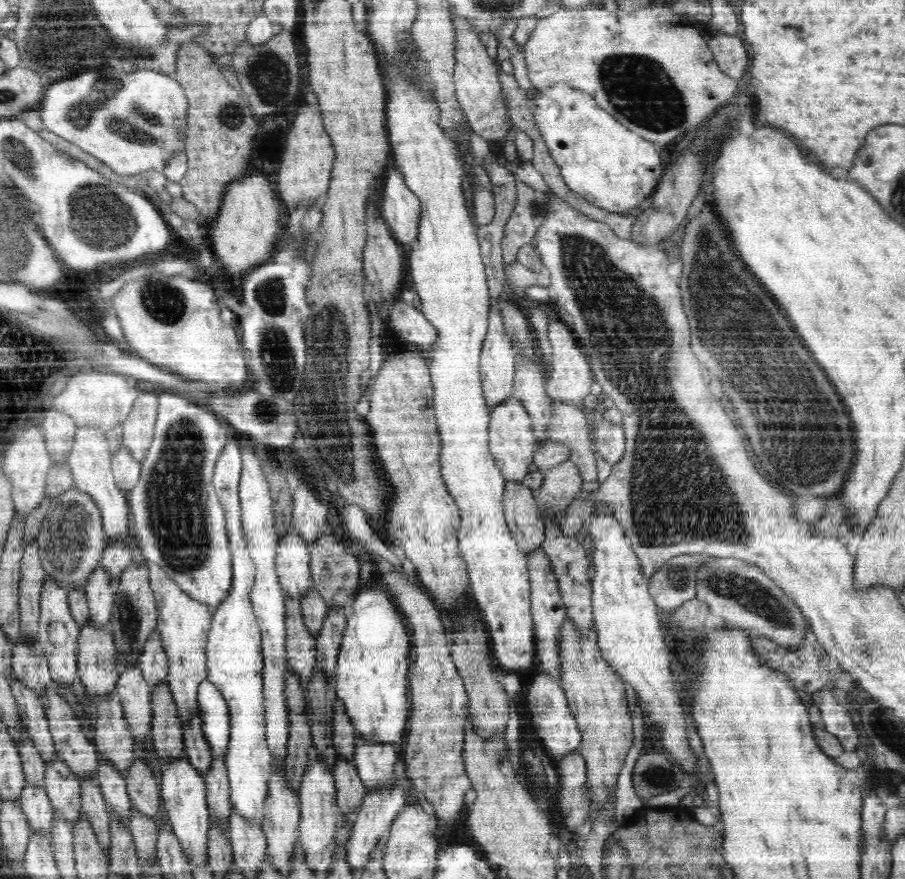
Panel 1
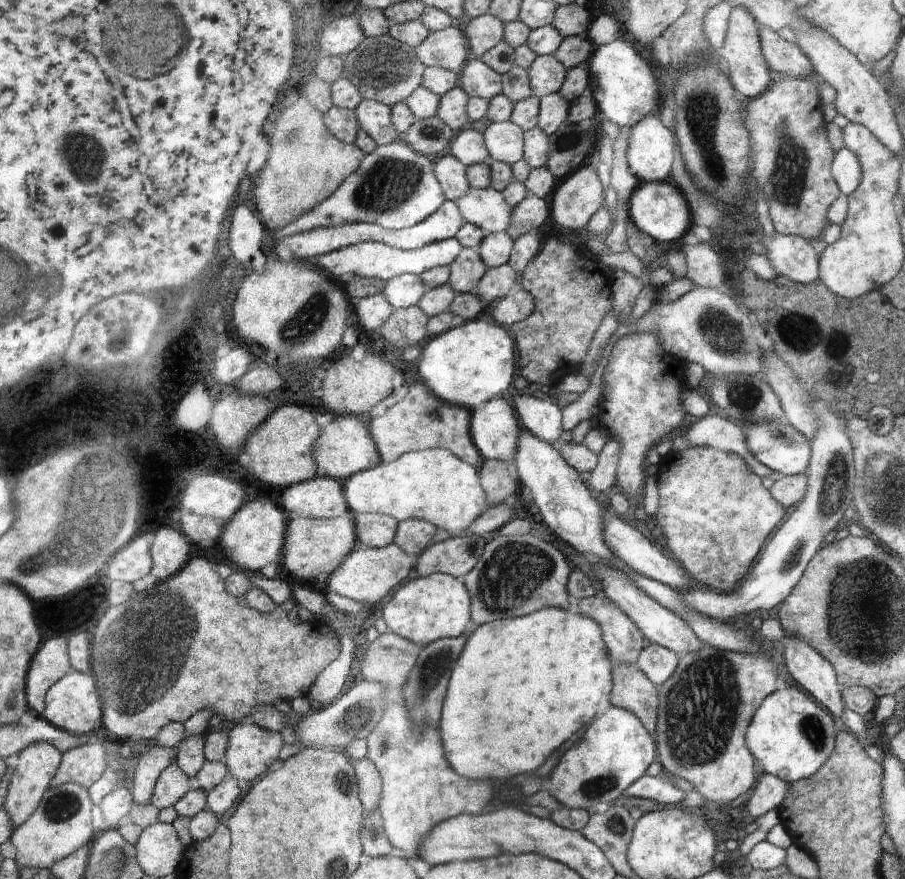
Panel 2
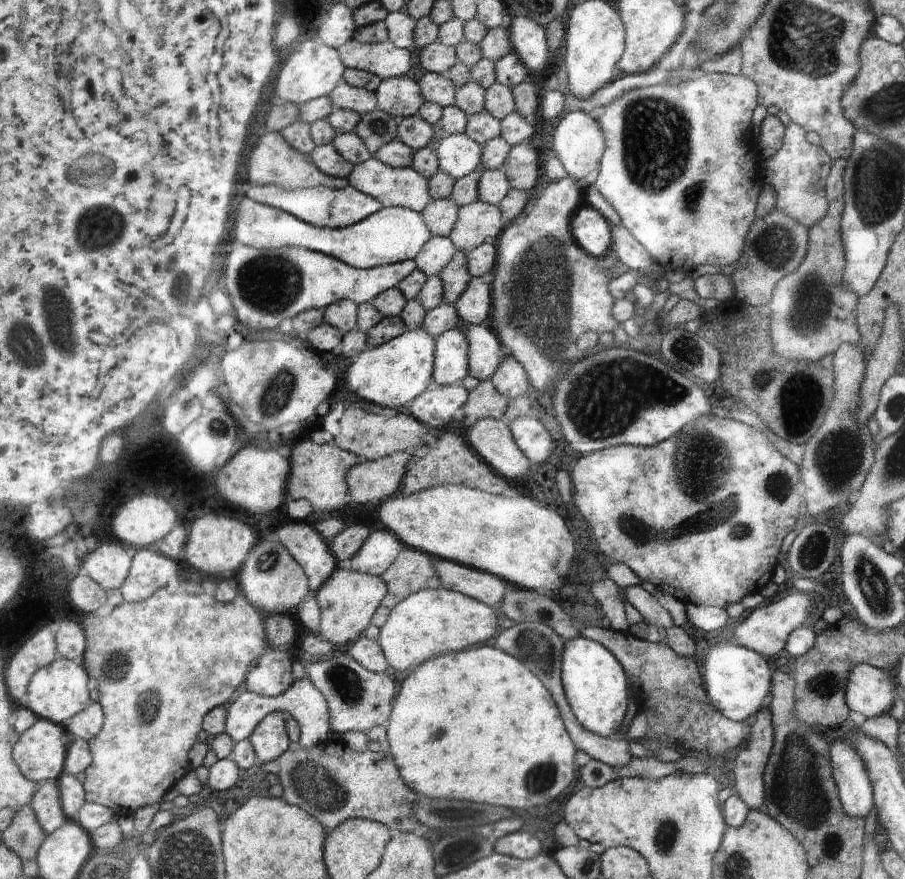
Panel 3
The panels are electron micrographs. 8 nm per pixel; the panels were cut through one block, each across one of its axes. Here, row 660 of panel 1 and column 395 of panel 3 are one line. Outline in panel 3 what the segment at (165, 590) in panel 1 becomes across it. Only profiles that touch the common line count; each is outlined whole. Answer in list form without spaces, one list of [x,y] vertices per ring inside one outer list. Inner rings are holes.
[[[374,156],[363,163],[353,165],[348,180],[350,186],[372,198],[379,199],[384,207],[404,207],[421,213],[433,200],[428,180],[421,177],[414,169],[410,167],[394,168]]]

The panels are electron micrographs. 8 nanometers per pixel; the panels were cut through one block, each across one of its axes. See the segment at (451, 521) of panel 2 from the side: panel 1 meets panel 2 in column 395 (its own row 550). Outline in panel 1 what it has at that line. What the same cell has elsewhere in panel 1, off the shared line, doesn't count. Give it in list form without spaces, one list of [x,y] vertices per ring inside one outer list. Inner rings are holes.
[[[398,94],[398,98],[390,98],[390,95],[388,95],[386,111],[386,130],[388,130],[389,134],[389,146],[394,153],[395,168],[398,168],[400,173],[404,175],[404,183],[406,183],[406,187],[414,192],[414,194],[420,199],[421,220],[418,226],[418,236],[415,238],[414,246],[409,247],[408,272],[410,272],[410,278],[412,278],[413,289],[416,290],[420,297],[421,305],[419,311],[424,313],[426,318],[430,319],[432,325],[438,329],[438,341],[434,344],[434,349],[430,350],[433,354],[432,358],[430,358],[430,365],[428,366],[430,370],[430,379],[432,379],[434,386],[433,402],[434,406],[438,406],[438,418],[440,418],[440,422],[442,422],[442,426],[440,426],[440,430],[442,430],[442,432],[440,432],[440,438],[442,438],[442,478],[446,481],[446,488],[448,488],[452,498],[456,501],[456,505],[458,505],[458,509],[460,509],[460,528],[457,536],[458,547],[460,547],[462,559],[466,562],[470,593],[473,595],[473,598],[476,599],[478,607],[482,609],[482,618],[486,621],[486,627],[489,630],[492,649],[494,649],[494,656],[498,659],[499,664],[503,666],[505,671],[521,671],[530,668],[530,666],[534,666],[535,660],[535,629],[531,613],[531,584],[529,581],[527,558],[522,552],[519,552],[518,545],[515,544],[515,540],[513,539],[511,530],[505,519],[503,497],[505,494],[506,480],[504,480],[502,473],[499,472],[495,463],[495,458],[493,457],[492,452],[490,452],[488,438],[490,415],[488,405],[483,397],[480,372],[480,354],[488,332],[490,295],[487,285],[487,275],[485,274],[485,266],[483,265],[483,258],[481,257],[481,250],[477,237],[477,228],[472,225],[473,220],[469,216],[464,201],[464,193],[462,193],[462,175],[464,174],[462,169],[463,162],[460,161],[456,145],[454,145],[448,137],[444,137],[439,126],[434,126],[434,106],[426,106],[426,102],[418,102],[418,98],[410,98],[410,94]]]

